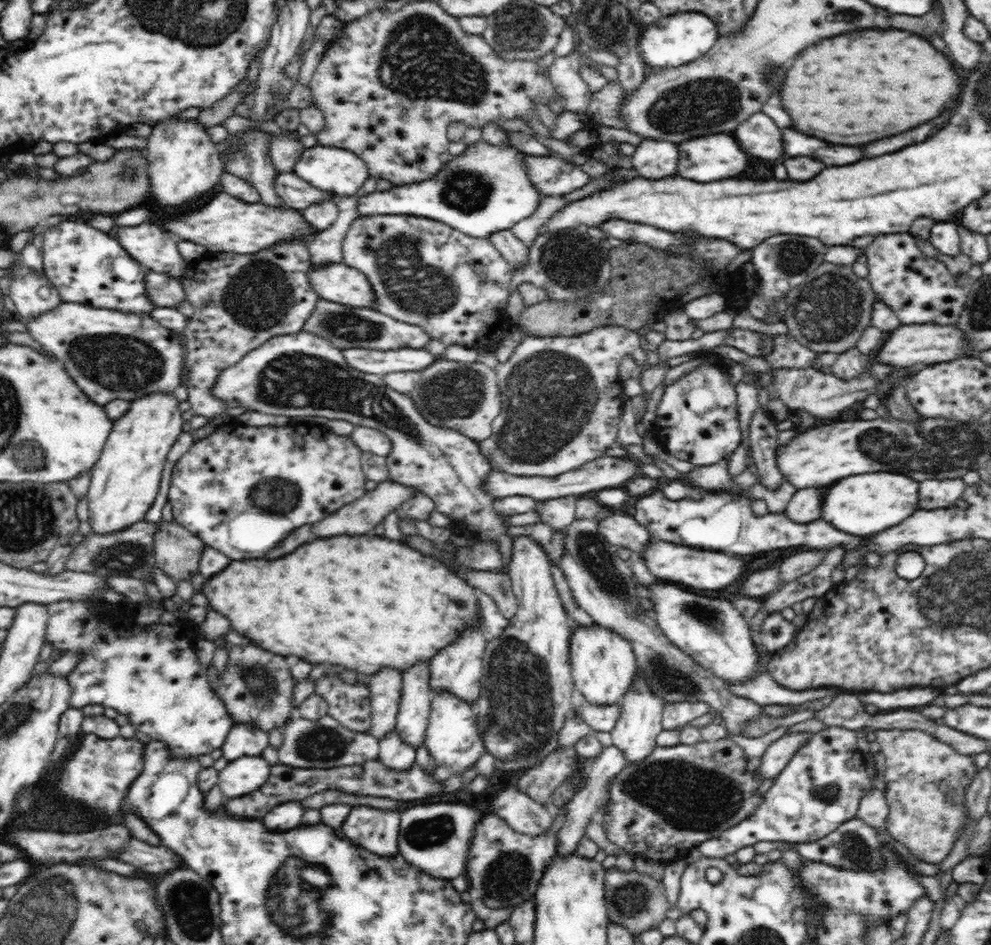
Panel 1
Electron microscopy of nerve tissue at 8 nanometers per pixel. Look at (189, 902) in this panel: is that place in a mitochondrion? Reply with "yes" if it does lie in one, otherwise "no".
yes

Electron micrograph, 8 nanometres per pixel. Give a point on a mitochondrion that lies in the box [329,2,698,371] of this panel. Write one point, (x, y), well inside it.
(421, 60)

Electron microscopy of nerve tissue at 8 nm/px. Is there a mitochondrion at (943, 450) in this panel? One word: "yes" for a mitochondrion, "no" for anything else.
yes

